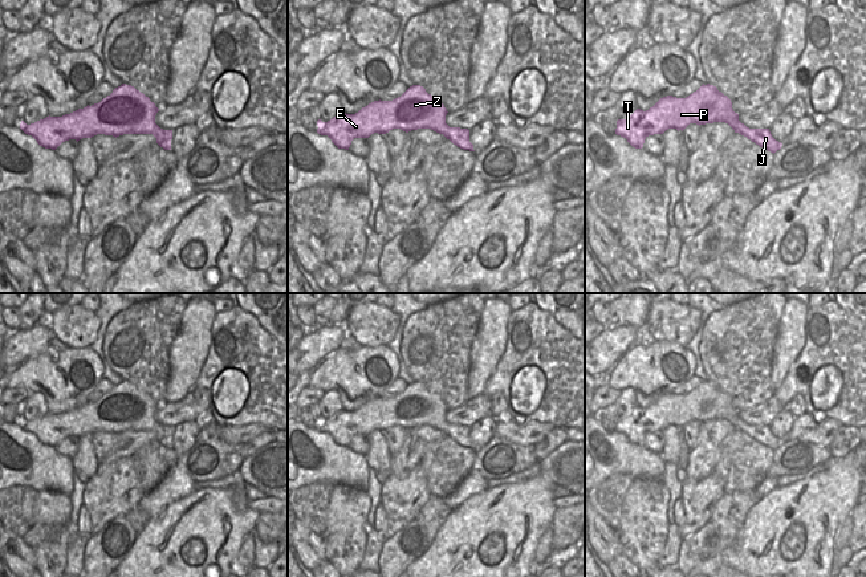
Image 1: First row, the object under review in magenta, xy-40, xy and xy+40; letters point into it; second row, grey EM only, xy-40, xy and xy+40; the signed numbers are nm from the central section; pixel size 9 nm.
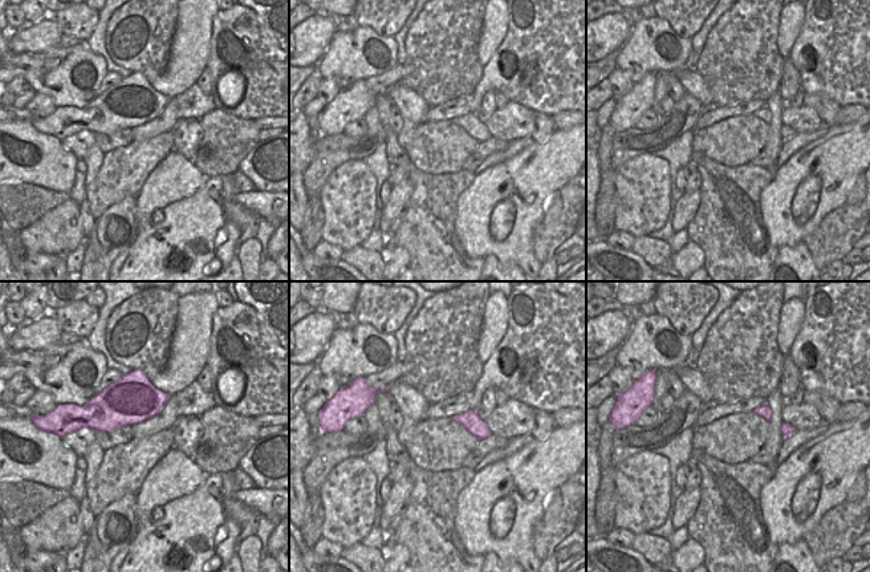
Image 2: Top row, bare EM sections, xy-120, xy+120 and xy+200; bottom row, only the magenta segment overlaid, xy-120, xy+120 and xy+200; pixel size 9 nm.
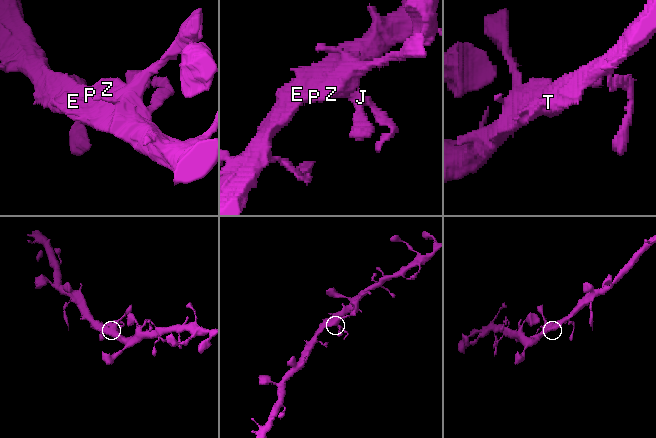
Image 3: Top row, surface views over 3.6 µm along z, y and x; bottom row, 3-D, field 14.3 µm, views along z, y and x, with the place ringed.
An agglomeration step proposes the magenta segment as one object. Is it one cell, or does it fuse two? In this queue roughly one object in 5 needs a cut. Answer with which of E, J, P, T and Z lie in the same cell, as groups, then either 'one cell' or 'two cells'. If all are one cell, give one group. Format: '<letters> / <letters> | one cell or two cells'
E J P T Z | one cell

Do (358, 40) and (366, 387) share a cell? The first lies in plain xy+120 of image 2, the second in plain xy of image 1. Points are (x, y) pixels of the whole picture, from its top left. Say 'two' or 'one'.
one

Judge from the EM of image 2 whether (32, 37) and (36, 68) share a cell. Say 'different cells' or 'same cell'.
different cells

